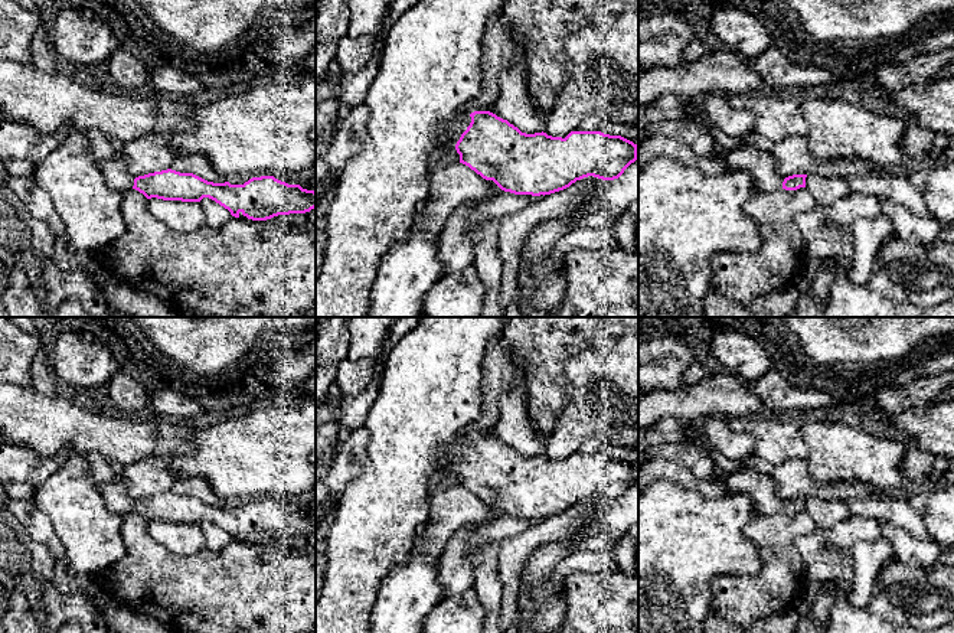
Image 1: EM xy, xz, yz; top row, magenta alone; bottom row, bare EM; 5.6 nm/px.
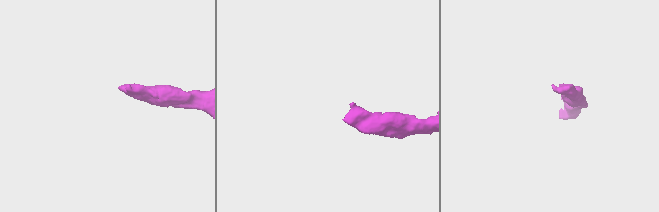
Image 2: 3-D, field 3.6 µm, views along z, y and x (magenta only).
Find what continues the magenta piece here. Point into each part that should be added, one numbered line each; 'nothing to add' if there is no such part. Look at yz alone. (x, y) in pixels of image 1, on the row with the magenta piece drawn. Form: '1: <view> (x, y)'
1: yz (761, 165)

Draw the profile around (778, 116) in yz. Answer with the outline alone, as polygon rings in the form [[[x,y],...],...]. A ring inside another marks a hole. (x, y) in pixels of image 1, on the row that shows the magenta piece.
[[[745,92],[728,97],[735,110],[748,110],[757,115],[754,131],[772,143],[785,137],[806,137],[808,127],[801,112],[800,95]]]

